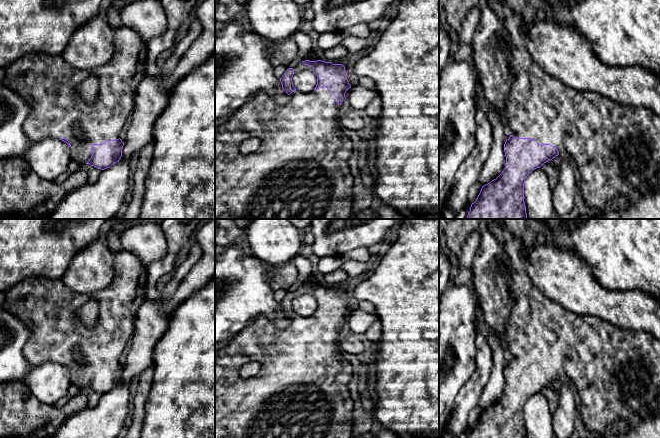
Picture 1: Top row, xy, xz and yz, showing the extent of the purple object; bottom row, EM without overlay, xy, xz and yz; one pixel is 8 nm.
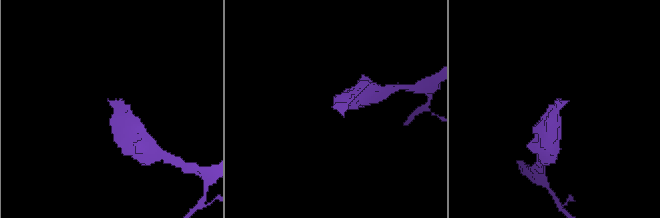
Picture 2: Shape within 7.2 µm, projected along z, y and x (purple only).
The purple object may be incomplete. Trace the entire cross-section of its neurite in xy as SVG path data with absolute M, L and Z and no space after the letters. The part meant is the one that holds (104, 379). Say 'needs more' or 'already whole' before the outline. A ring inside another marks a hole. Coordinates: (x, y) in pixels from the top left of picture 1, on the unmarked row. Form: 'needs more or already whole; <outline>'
needs more; M122 250L114 253L114 278L106 288L98 292L90 294L76 292L67 287L60 279L50 279L44 276L28 277L5 292L2 308L19 318L31 331L28 342L23 348L26 359L32 365L54 362L66 366L70 371L72 384L79 386L81 390L71 396L65 405L56 407L39 401L27 385L19 380L0 383L0 438L52 438L67 418L88 408L87 388L104 394L119 386L124 370L119 358L134 334L134 319L139 307L145 301L146 279L146 266L130 252ZM93 299L97 300L99 304L98 319L94 325L87 326L79 320L76 311ZM75 346L81 349L81 354L85 359L84 366L80 366L73 359L71 351Z

